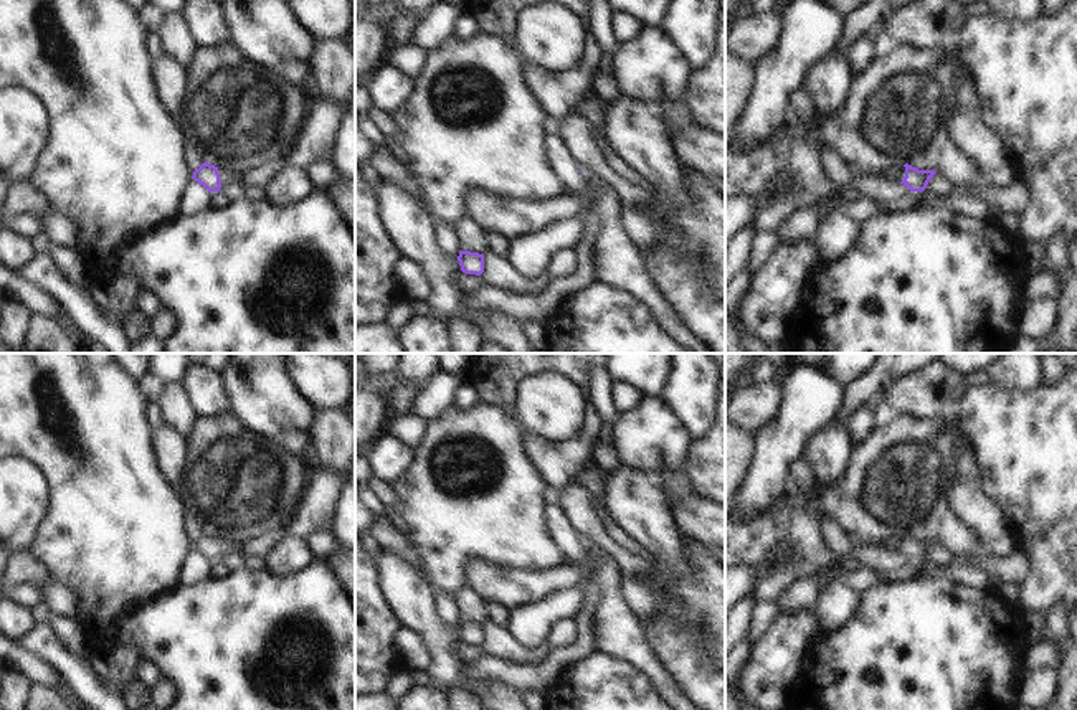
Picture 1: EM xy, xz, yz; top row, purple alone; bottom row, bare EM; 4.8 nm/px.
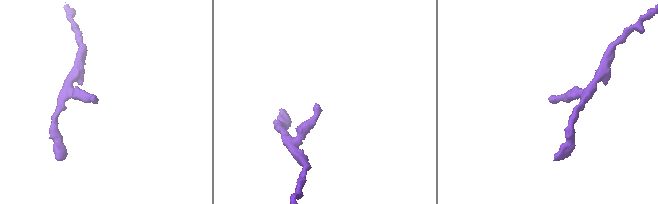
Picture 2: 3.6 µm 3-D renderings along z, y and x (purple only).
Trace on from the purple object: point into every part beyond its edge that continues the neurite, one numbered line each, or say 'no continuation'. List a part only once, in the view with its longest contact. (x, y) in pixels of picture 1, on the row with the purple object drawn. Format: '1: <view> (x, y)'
1: yz (896, 174)

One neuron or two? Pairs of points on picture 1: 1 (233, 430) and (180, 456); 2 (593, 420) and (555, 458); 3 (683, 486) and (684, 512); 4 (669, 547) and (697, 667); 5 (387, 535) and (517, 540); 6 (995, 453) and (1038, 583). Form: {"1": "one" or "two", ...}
{"1": "two", "2": "one", "3": "two", "4": "two", "5": "two", "6": "one"}

